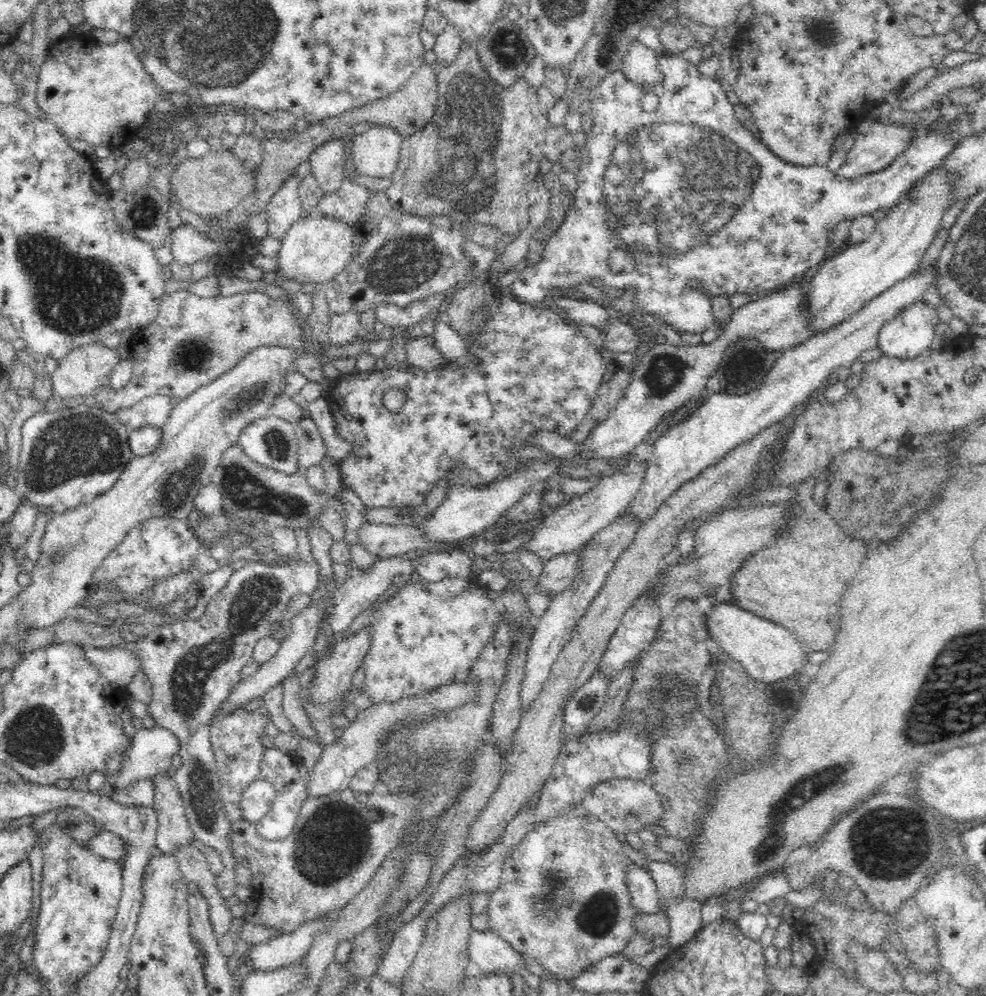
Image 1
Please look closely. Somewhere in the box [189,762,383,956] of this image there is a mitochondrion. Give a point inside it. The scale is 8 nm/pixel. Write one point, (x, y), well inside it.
(334, 842)

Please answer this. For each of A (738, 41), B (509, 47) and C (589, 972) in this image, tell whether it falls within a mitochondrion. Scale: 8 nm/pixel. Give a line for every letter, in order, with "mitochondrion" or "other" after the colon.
A: other
B: mitochondrion
C: other

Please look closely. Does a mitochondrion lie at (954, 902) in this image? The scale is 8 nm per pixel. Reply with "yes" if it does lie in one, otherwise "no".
no

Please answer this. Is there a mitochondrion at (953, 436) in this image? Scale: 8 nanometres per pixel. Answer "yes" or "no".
no

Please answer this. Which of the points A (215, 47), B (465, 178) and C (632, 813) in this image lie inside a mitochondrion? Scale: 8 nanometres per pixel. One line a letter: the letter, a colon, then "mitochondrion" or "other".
A: mitochondrion
B: mitochondrion
C: mitochondrion

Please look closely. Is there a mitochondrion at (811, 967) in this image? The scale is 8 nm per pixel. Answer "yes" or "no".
no

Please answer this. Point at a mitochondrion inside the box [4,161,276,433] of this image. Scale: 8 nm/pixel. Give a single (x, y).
(78, 295)

